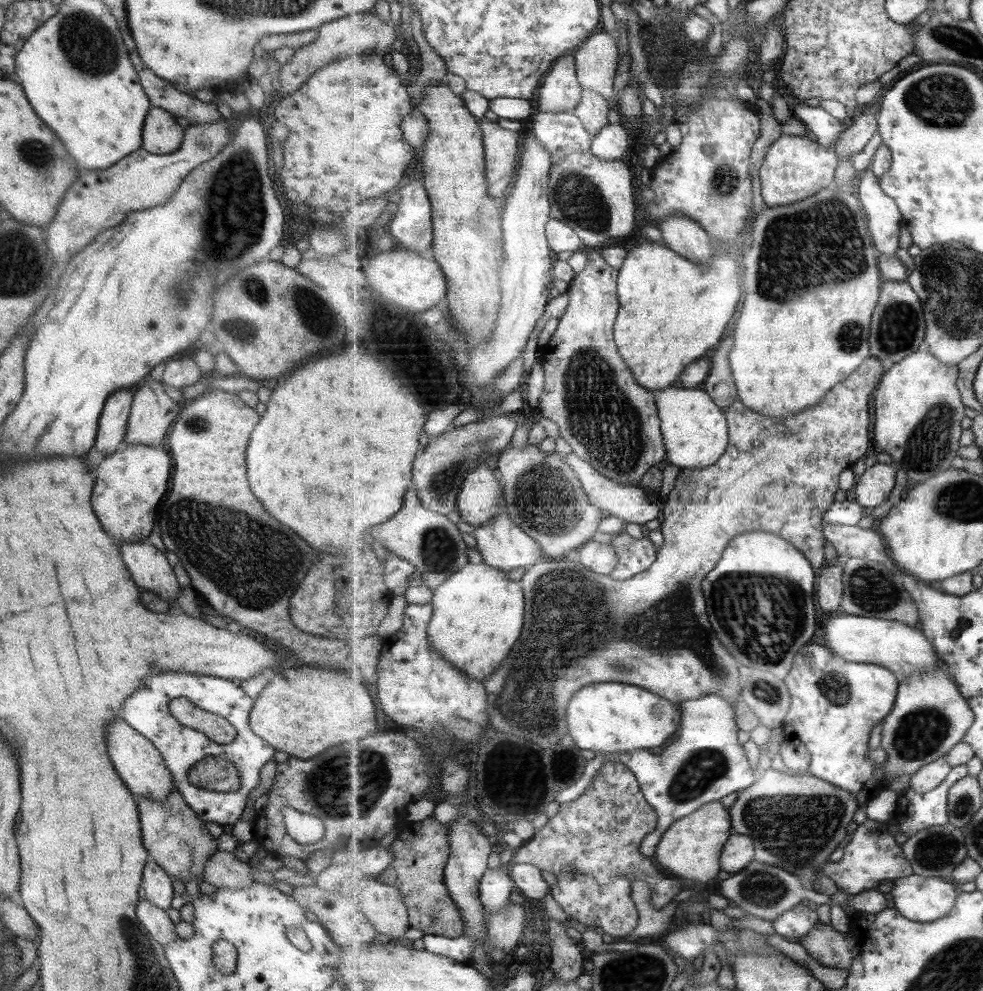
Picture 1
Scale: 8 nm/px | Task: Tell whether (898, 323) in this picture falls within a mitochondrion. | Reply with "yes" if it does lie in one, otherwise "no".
yes

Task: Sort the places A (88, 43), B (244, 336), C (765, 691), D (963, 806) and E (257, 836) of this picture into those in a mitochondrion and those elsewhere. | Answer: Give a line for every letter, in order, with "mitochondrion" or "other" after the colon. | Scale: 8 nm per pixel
A: mitochondrion
B: mitochondrion
C: mitochondrion
D: mitochondrion
E: other

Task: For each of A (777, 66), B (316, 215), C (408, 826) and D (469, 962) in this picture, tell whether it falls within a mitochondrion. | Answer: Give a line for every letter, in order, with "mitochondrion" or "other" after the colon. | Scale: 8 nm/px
A: other
B: other
C: other
D: other

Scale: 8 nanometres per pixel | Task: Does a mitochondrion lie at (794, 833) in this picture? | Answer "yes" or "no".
yes

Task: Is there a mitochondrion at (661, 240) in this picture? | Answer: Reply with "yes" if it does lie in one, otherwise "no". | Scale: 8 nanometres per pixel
no

